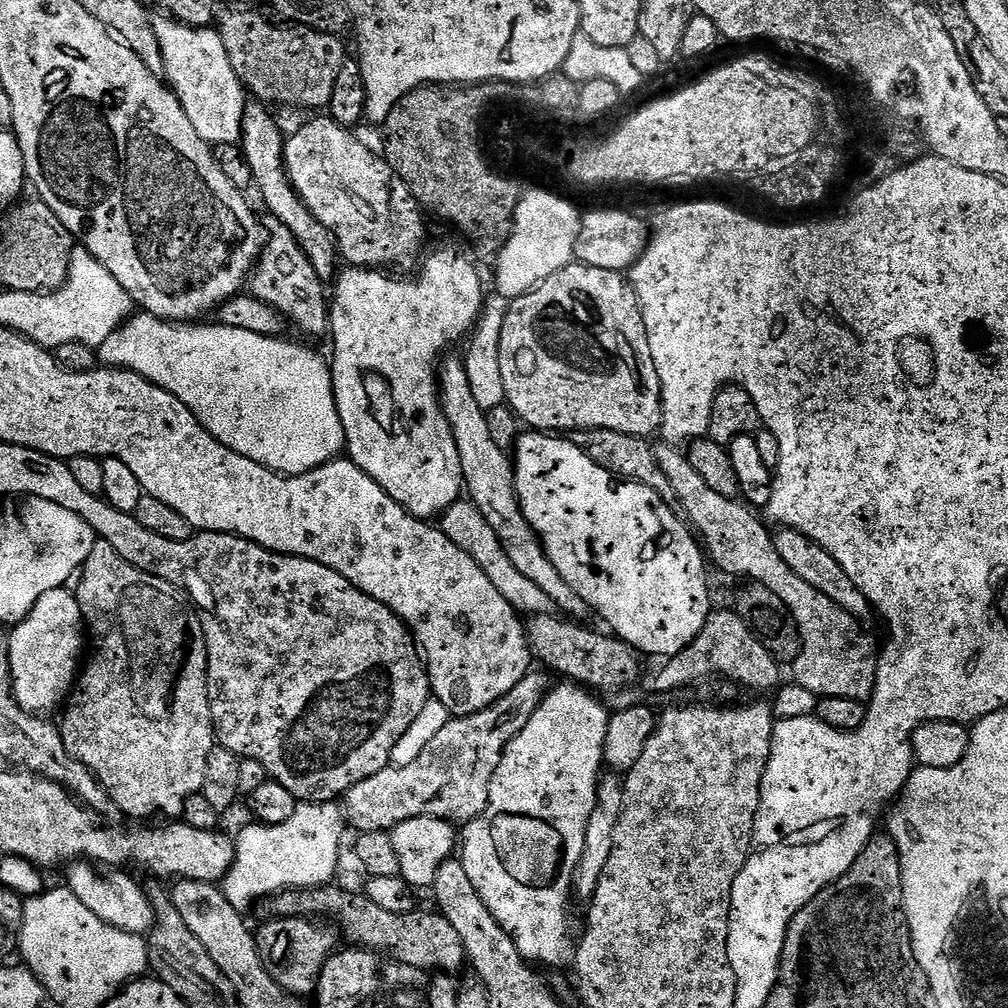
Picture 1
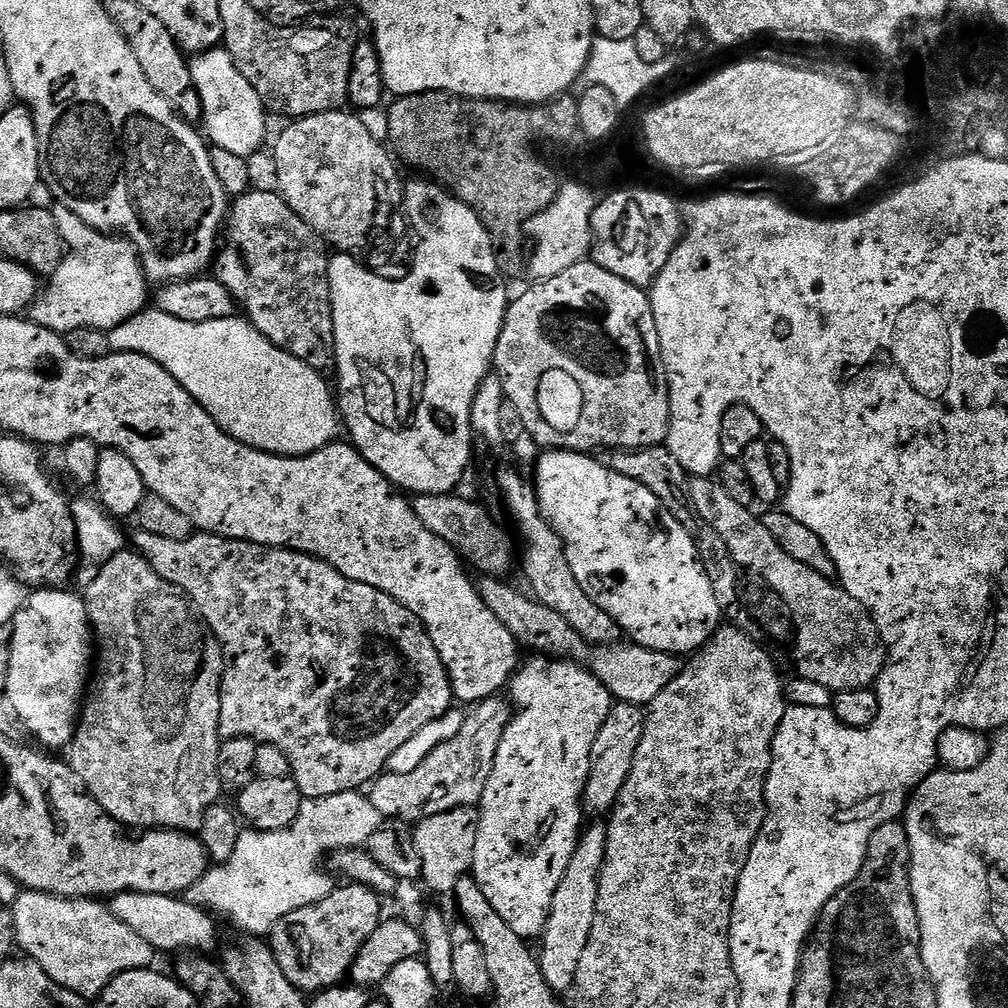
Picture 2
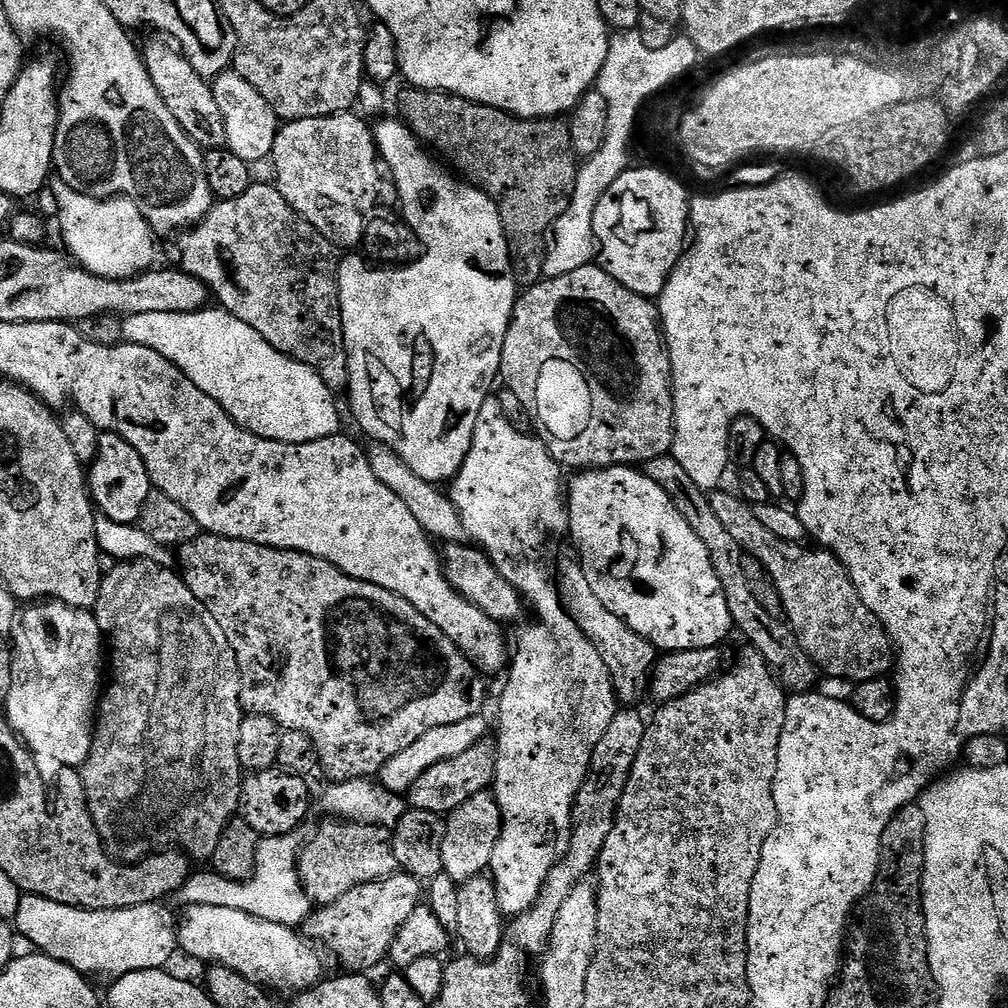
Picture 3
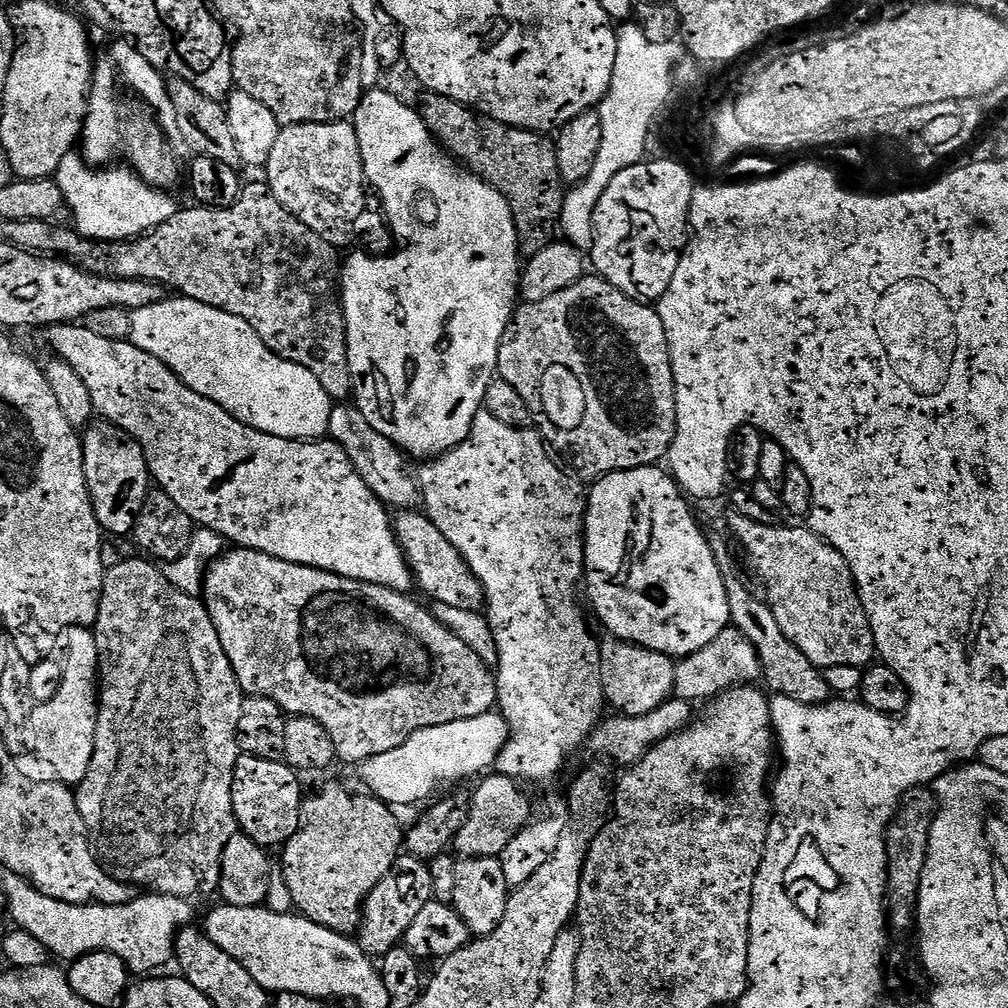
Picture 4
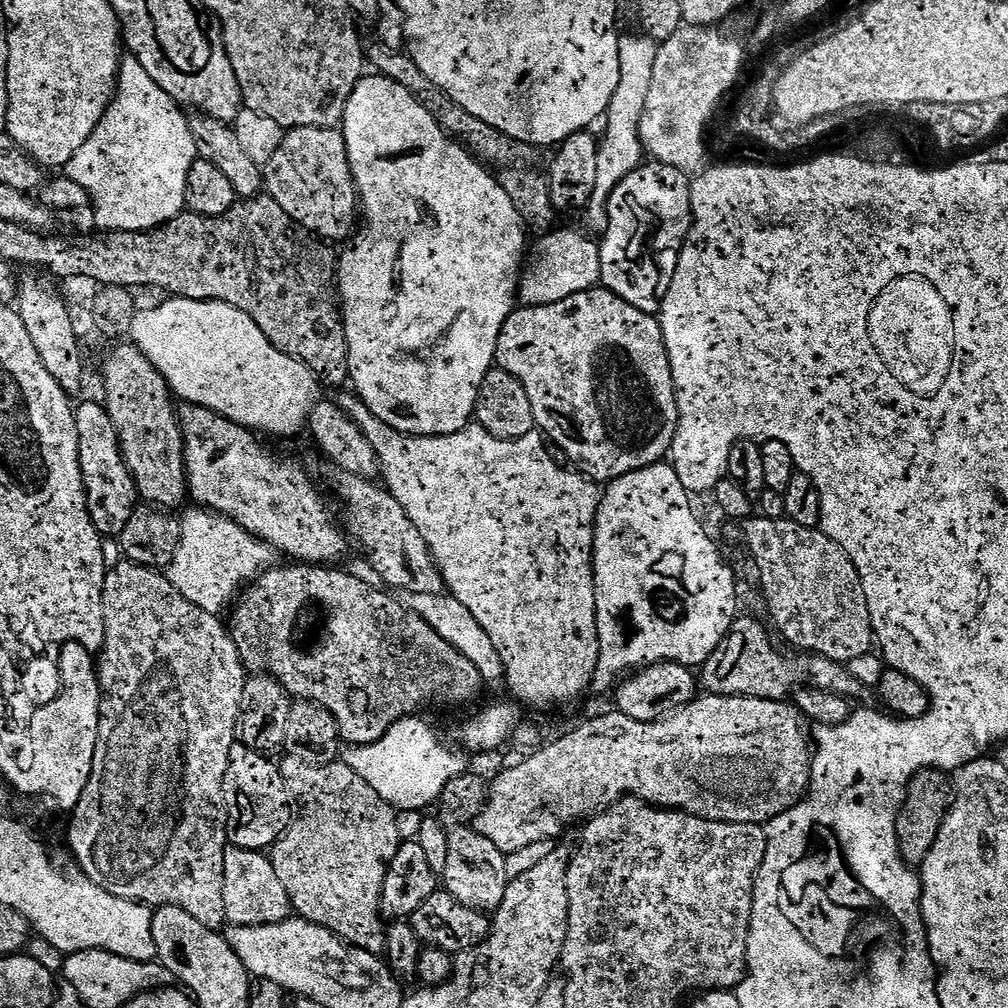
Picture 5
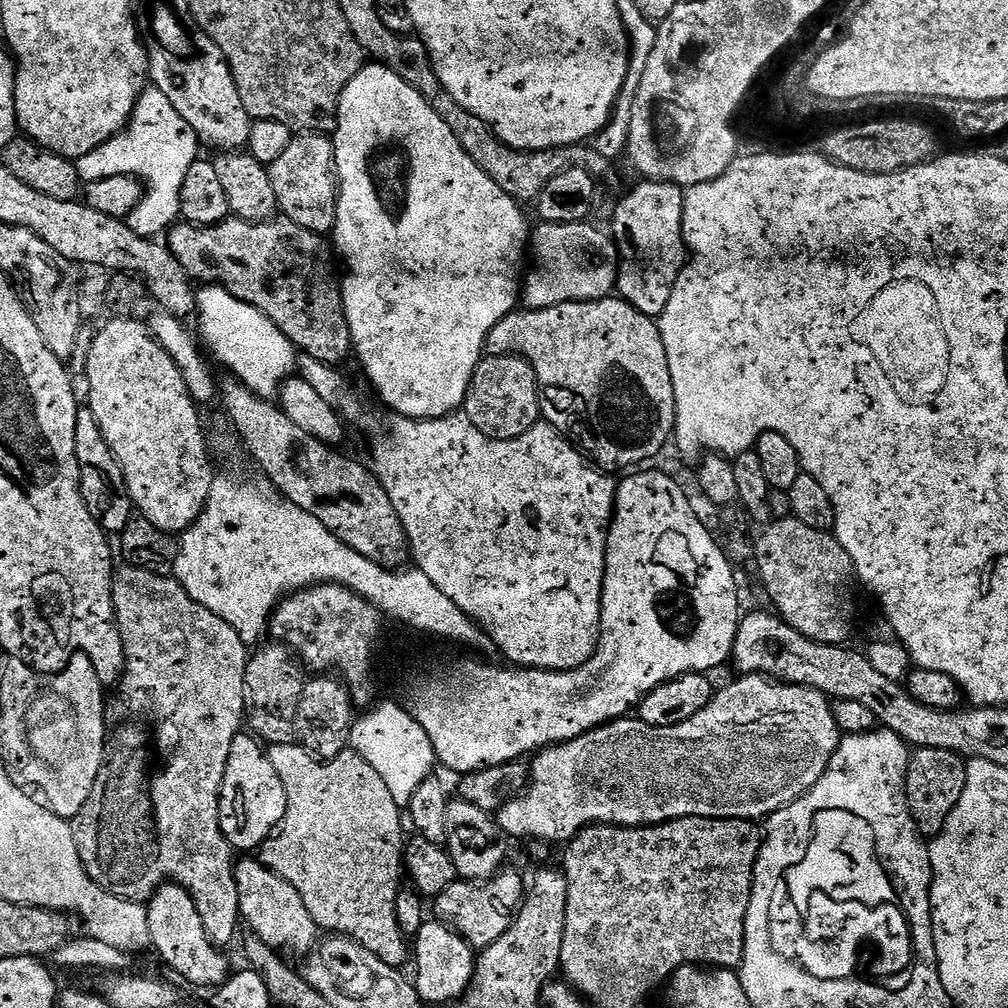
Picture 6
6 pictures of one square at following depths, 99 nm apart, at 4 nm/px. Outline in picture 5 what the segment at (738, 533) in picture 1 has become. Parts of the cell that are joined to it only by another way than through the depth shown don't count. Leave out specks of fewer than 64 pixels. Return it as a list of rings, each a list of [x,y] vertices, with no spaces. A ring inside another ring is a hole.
[[[765,516],[752,518],[743,525],[744,540],[756,559],[756,568],[760,571],[760,584],[764,587],[764,600],[768,603],[768,612],[772,615],[771,623],[776,623],[775,631],[788,640],[800,644],[801,649],[815,652],[821,656],[830,656],[834,660],[849,662],[862,658],[873,651],[874,633],[872,619],[862,590],[862,578],[850,562],[850,554],[838,546],[819,528],[798,526],[798,522],[787,518],[771,520]]]

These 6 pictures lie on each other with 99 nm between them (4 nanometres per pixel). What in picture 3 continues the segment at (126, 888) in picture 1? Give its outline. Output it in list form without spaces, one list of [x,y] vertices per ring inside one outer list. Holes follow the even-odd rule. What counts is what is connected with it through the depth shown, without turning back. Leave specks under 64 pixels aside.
[[[189,903],[185,908],[184,917],[178,920],[176,943],[181,953],[201,960],[204,966],[229,968],[268,990],[313,988],[325,975],[317,945],[297,929],[262,922],[260,918],[242,914],[240,910],[226,910],[224,906],[194,906]]]

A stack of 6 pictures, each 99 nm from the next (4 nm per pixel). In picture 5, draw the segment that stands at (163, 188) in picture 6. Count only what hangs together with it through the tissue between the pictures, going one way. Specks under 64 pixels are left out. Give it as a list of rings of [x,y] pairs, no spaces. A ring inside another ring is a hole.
[[[128,54],[120,61],[120,78],[116,94],[113,96],[112,102],[102,118],[102,122],[94,130],[92,137],[78,149],[78,154],[74,154],[74,158],[70,158],[70,162],[64,165],[62,172],[67,179],[78,182],[78,186],[82,186],[82,190],[86,190],[91,207],[93,209],[96,207],[96,224],[100,227],[100,230],[103,230],[105,233],[150,232],[154,228],[161,228],[163,224],[169,224],[174,217],[185,211],[186,186],[190,178],[190,170],[197,158],[198,145],[188,125],[188,116],[185,109],[177,104],[175,100],[172,100],[170,94],[166,94],[166,90],[162,90],[162,86],[158,86],[158,82],[154,82],[154,78],[150,78],[150,74],[146,74],[146,70],[140,60]]]

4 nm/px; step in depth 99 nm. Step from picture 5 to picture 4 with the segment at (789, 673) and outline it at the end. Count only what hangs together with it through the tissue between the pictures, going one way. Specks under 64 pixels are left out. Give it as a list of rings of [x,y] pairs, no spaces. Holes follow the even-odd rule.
[[[729,626],[722,630],[710,646],[702,646],[694,654],[683,657],[676,665],[675,699],[697,702],[711,702],[732,688],[740,685],[755,685],[761,679],[760,659],[754,646],[735,628]]]

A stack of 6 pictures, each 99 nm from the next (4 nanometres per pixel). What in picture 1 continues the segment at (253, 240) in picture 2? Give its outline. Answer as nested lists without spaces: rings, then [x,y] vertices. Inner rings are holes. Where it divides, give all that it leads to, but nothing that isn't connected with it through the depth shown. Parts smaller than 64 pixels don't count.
[[[275,218],[269,221],[266,224],[266,251],[254,272],[254,295],[274,306],[289,325],[297,324],[306,335],[327,337],[330,332],[330,296],[324,293],[325,277],[321,276],[312,257],[290,229]]]

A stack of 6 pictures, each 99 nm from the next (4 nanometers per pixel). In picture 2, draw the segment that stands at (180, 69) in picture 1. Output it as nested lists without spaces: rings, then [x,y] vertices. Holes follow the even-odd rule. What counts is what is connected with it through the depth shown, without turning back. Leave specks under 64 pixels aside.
[[[223,46],[199,53],[191,61],[190,67],[193,89],[202,102],[202,128],[205,128],[203,131],[207,139],[215,147],[230,150],[230,154],[252,158],[264,144],[264,116],[266,117],[264,103],[262,98],[258,98],[254,86],[242,78],[238,66],[234,66],[234,58]]]

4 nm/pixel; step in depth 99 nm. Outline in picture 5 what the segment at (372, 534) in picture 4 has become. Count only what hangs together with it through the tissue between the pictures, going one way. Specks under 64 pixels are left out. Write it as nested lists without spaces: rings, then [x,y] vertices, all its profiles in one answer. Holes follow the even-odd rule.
[[[189,404],[179,413],[179,417],[180,427],[185,434],[188,487],[191,499],[196,499],[197,505],[239,521],[273,547],[282,548],[296,556],[308,556],[314,559],[311,561],[322,562],[326,557],[343,554],[345,533],[336,529],[336,520],[332,517],[331,510],[324,505],[311,478],[298,465],[291,464],[288,460],[279,460],[270,449],[263,448],[256,441],[258,436],[255,431],[246,429],[225,416],[219,416],[217,412]]]

